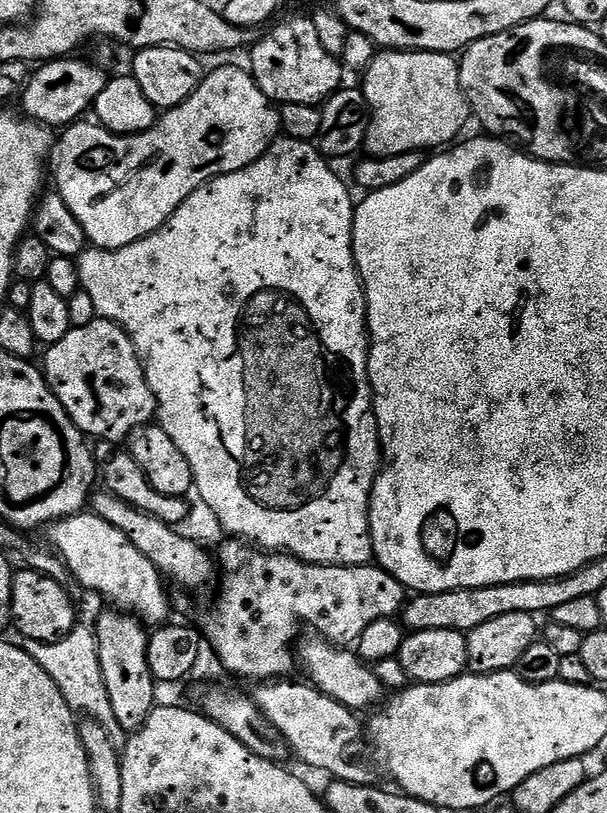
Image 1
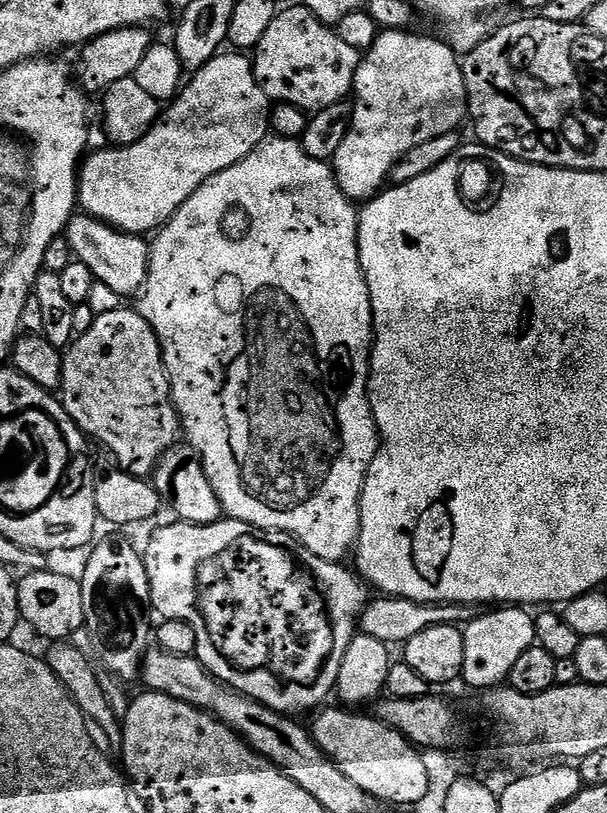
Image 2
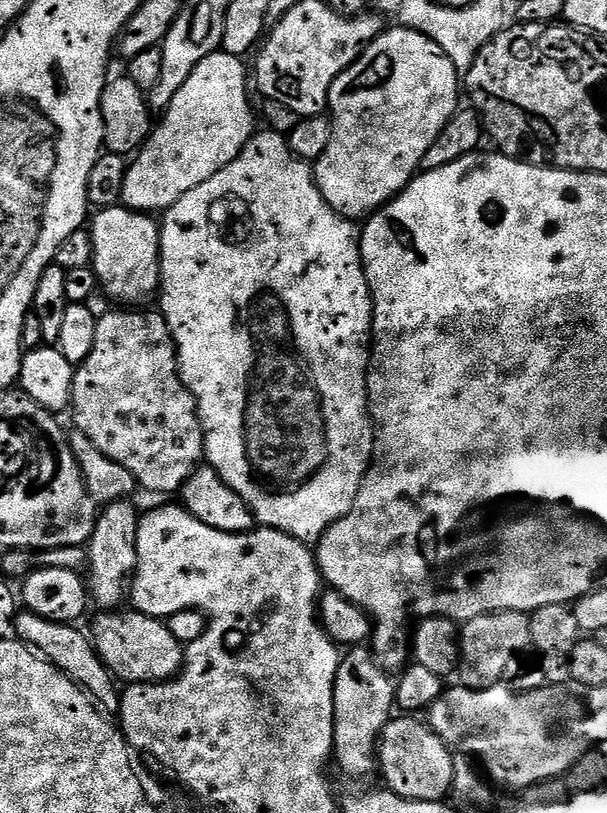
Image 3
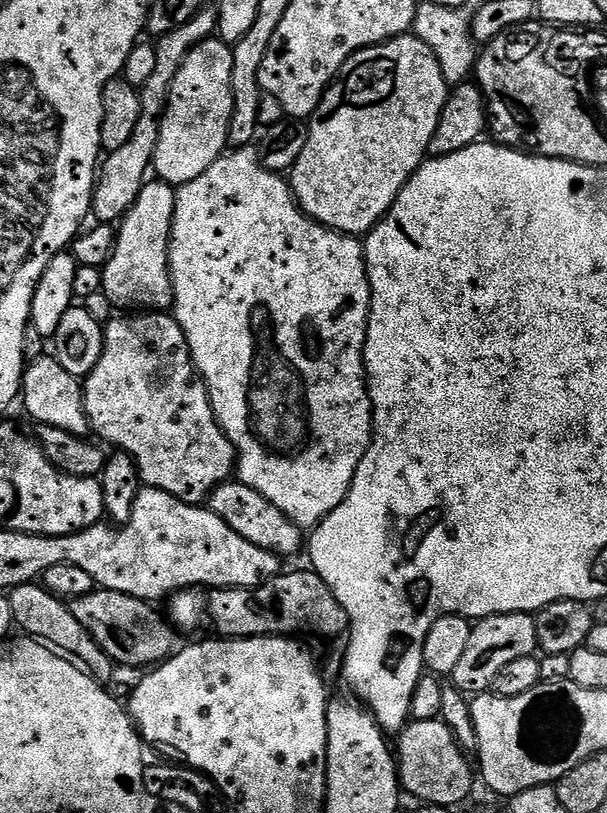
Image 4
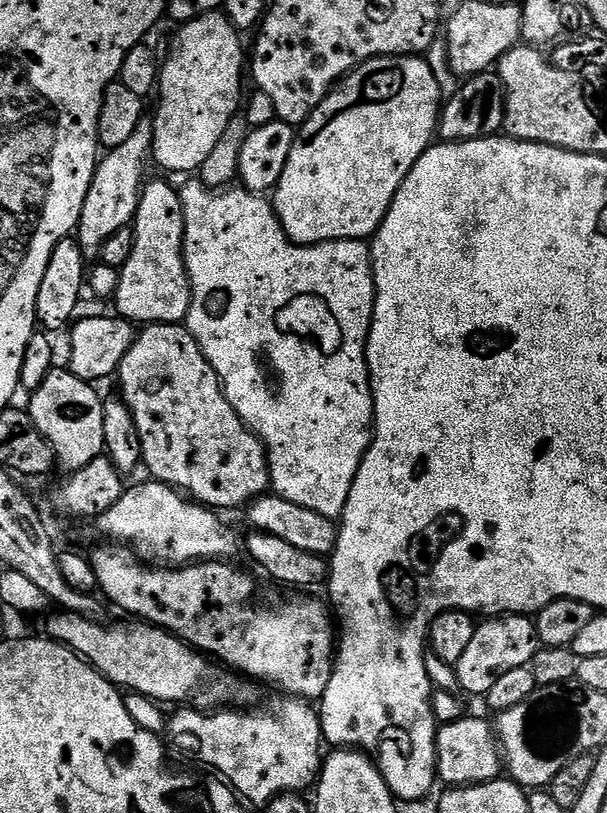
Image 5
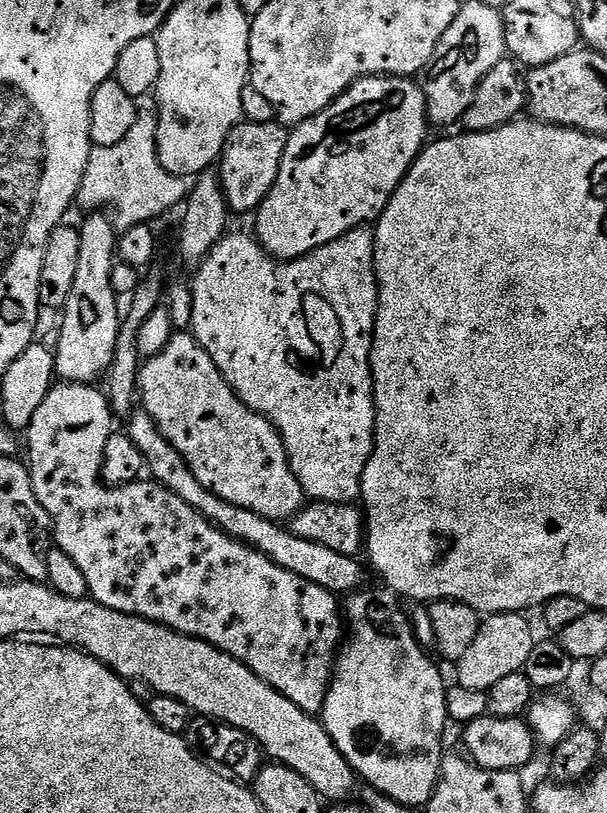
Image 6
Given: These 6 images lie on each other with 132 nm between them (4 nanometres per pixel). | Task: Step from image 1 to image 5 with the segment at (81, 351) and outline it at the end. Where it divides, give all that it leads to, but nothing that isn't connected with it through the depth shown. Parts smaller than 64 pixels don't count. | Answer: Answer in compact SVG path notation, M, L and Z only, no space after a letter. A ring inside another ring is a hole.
M149 324L141 327L135 333L133 344L121 360L118 369L119 378L120 389L118 389L118 392L123 399L124 405L128 407L130 414L134 416L134 426L138 426L138 438L142 438L142 454L144 455L142 464L145 469L148 467L148 472L152 475L149 477L153 481L166 484L169 488L177 489L181 493L191 497L195 503L201 506L207 506L213 510L240 507L240 509L243 509L245 506L251 504L253 500L258 499L269 491L272 479L268 473L268 454L264 451L264 443L261 442L259 436L255 436L245 426L242 418L238 418L234 406L230 406L230 402L222 390L220 379L214 370L214 366L210 366L210 362L206 362L202 350L198 346L198 342L189 334L184 324Z

